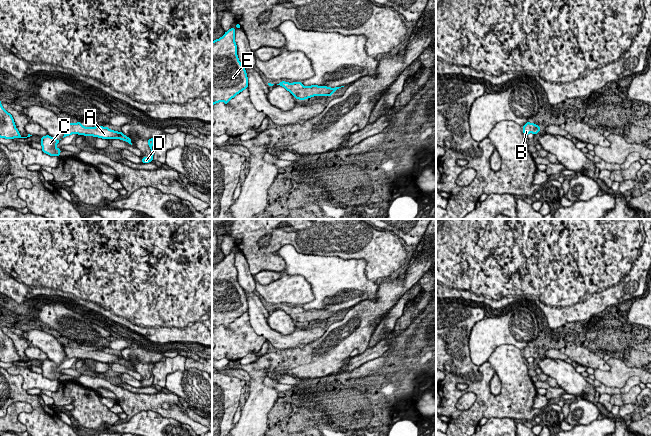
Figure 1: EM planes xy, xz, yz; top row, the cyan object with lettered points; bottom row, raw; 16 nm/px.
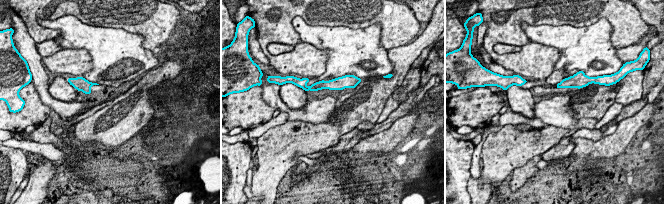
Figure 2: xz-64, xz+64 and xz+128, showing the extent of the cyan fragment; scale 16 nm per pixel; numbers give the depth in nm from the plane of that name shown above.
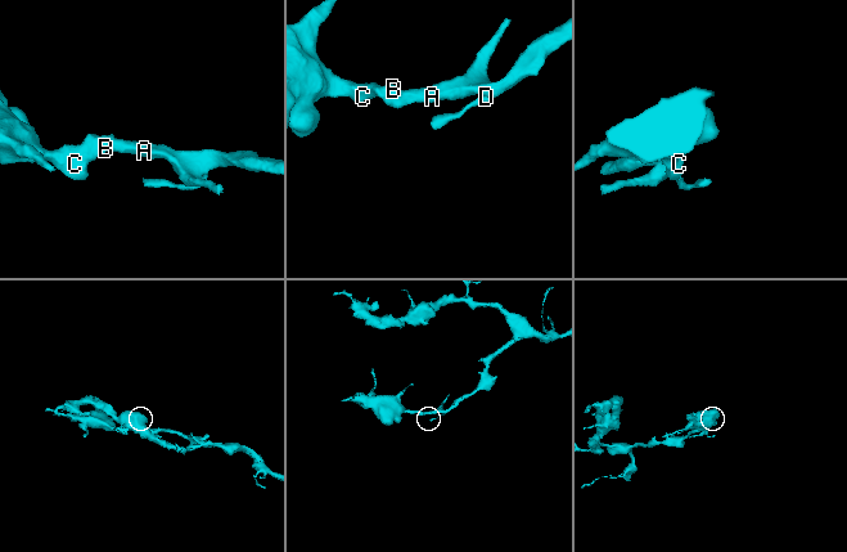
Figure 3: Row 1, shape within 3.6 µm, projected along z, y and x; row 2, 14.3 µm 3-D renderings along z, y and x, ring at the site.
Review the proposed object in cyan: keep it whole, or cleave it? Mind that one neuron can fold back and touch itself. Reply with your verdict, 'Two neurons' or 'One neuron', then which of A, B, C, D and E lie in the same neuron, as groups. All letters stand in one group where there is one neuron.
One neuron. Groups: A B C D E

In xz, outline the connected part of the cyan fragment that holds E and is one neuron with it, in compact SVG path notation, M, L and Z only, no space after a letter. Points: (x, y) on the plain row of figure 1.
M235 253L212 266L212 329L229 324L248 312L244 290L237 280Z

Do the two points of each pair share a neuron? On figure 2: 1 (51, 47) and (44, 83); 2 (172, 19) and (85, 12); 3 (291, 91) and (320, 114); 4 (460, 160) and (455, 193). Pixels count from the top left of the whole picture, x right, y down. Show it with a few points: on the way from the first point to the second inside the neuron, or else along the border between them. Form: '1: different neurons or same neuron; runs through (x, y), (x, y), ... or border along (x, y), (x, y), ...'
1: different neurons; border along (35, 43), (35, 48), (41, 57)
2: same neuron; runs through (150, 18), (140, 12), (107, 12)
3: different neurons; border along (283, 101), (295, 109), (300, 109), (308, 101)
4: same neuron; runs through (455, 168), (455, 185)

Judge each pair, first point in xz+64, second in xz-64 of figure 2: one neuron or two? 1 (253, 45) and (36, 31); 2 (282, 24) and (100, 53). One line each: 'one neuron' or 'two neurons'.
1: two neurons
2: two neurons

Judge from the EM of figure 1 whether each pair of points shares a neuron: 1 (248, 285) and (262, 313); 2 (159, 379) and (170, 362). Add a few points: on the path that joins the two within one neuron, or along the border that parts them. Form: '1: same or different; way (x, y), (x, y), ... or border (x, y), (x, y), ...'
1: same; way (250, 292), (255, 306)
2: same; way (160, 375), (160, 372), (166, 366)

